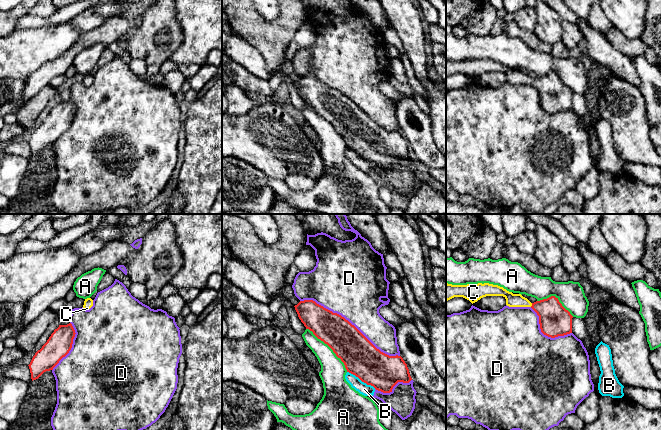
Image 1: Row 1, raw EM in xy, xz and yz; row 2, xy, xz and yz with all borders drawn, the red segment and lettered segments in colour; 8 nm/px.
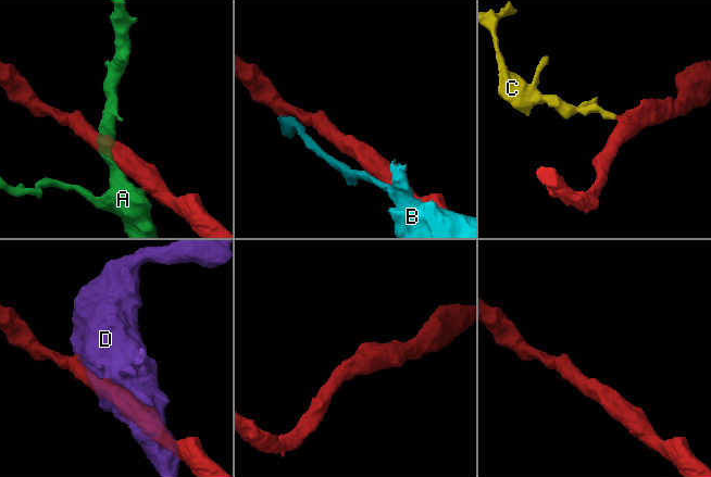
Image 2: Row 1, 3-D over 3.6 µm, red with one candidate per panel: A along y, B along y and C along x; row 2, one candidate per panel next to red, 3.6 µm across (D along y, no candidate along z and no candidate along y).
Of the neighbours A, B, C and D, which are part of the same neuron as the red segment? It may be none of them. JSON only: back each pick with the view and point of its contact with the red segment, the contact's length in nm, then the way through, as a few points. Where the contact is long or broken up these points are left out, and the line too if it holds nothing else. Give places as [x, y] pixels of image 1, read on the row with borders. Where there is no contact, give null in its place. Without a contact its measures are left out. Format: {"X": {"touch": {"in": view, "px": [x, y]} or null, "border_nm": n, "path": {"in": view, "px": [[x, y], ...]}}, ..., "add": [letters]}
{"C": {"touch": {"in": "yz", "px": [532, 305]}, "border_nm": 40, "path": {"in": "yz", "px": [[554, 319], [543, 308], [532, 305], [512, 300]]}}, "add": ["C"]}

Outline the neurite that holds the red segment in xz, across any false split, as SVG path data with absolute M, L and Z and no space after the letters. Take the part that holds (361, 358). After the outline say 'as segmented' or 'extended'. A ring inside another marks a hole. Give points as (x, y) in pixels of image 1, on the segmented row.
M313 300L300 301L294 306L306 329L327 344L344 363L347 372L383 393L392 392L398 382L409 383L412 378L401 356L389 356L377 349L354 325L337 313L324 308Z; as segmented

